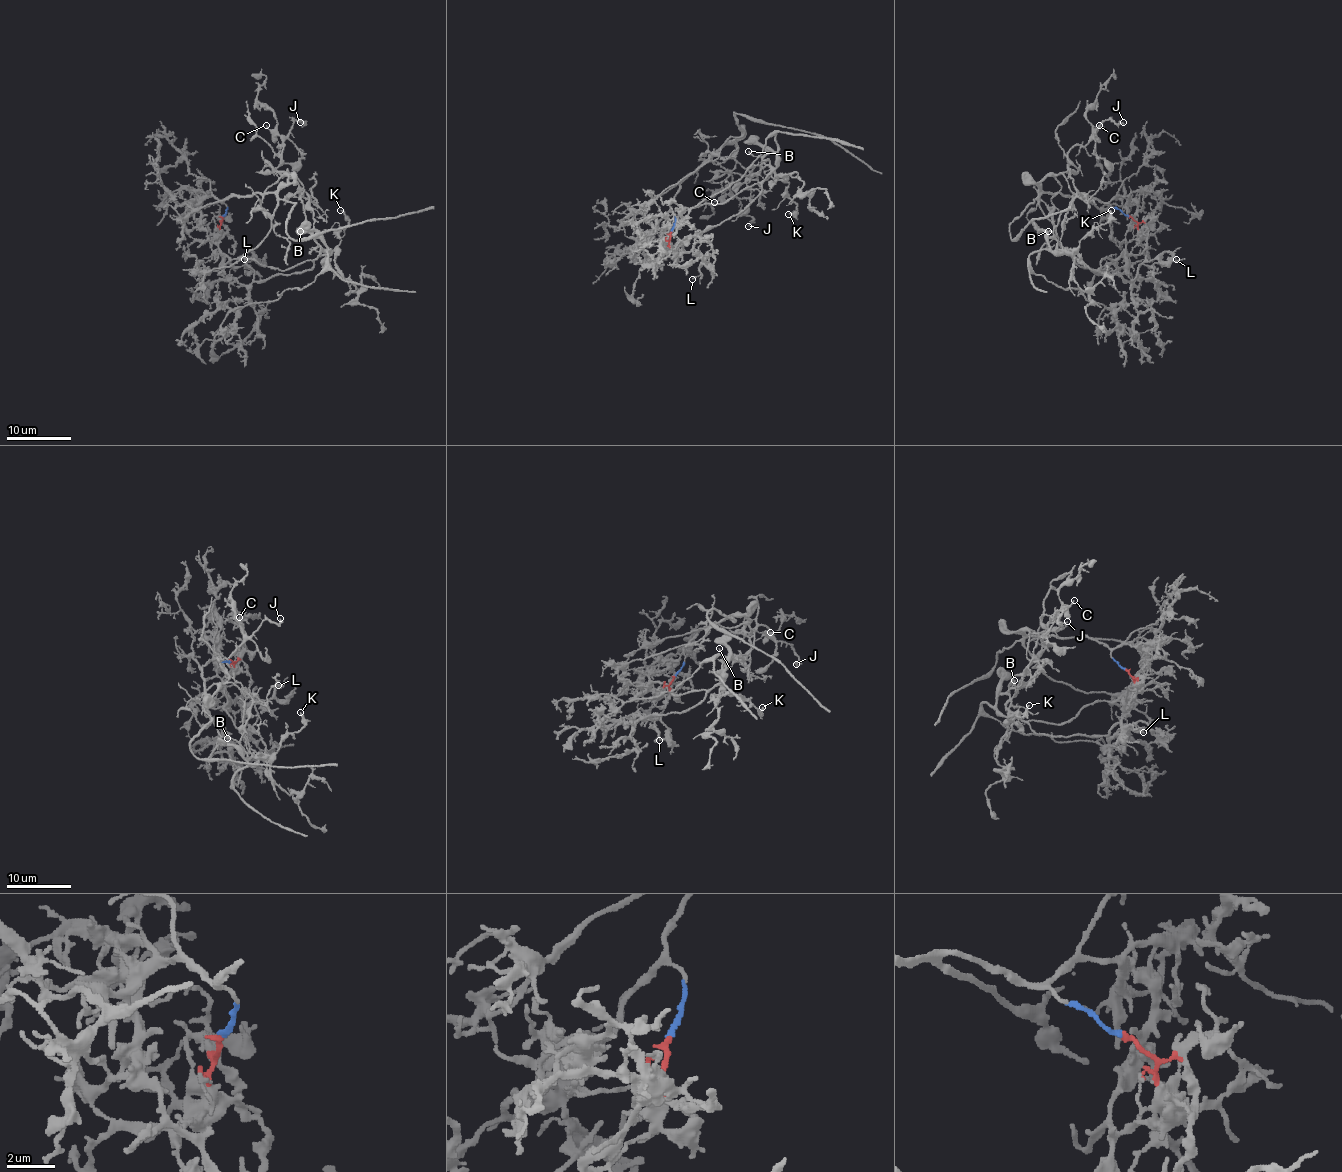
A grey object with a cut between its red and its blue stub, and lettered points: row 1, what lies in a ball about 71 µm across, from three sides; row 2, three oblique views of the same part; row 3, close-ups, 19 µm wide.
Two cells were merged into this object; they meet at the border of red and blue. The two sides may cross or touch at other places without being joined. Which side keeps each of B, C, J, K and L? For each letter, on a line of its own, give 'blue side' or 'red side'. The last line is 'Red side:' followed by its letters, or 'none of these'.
B: red side
C: blue side
J: blue side
K: red side
L: red side
Red side: B, K, L

